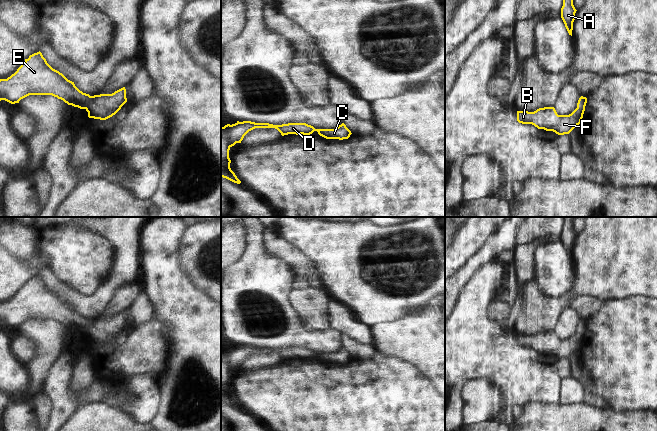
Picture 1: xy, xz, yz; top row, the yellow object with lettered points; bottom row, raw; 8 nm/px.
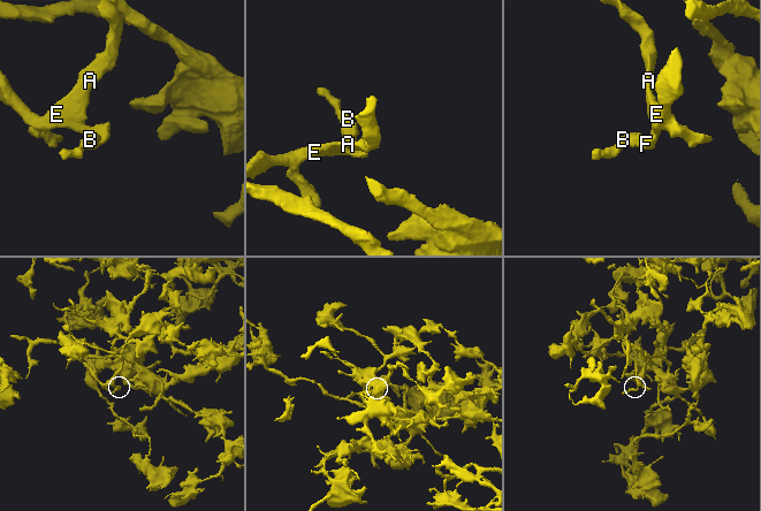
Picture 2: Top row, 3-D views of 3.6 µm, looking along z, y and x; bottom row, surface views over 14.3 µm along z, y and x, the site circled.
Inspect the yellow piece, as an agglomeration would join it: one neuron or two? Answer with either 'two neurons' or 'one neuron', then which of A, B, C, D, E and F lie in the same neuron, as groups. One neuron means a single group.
one neuron; A B C D E F

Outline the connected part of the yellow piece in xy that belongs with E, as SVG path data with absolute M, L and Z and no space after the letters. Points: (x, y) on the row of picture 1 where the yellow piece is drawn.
M39 51L7 79L0 79L0 101L11 104L29 95L52 95L68 105L85 109L89 118L106 120L127 102L125 87L112 94L90 96L80 91L74 82L53 69Z

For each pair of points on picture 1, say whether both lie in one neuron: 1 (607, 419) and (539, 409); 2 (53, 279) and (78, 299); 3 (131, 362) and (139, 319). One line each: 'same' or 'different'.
1: same
2: same
3: different

